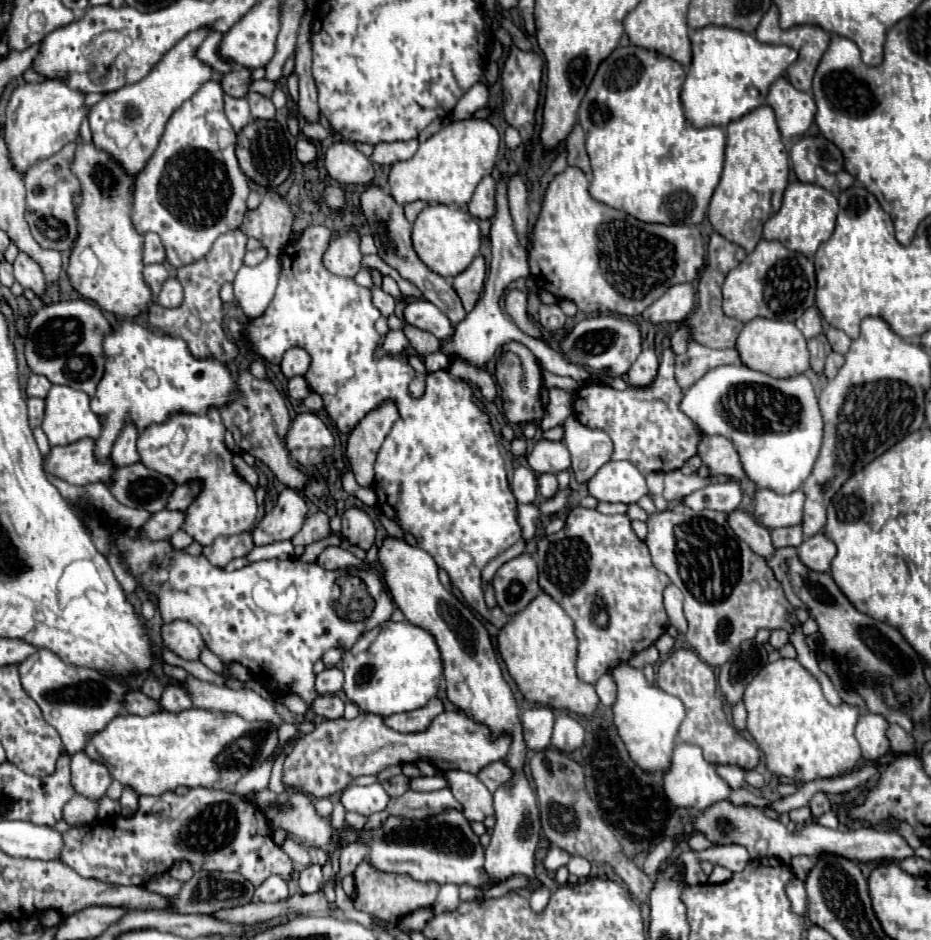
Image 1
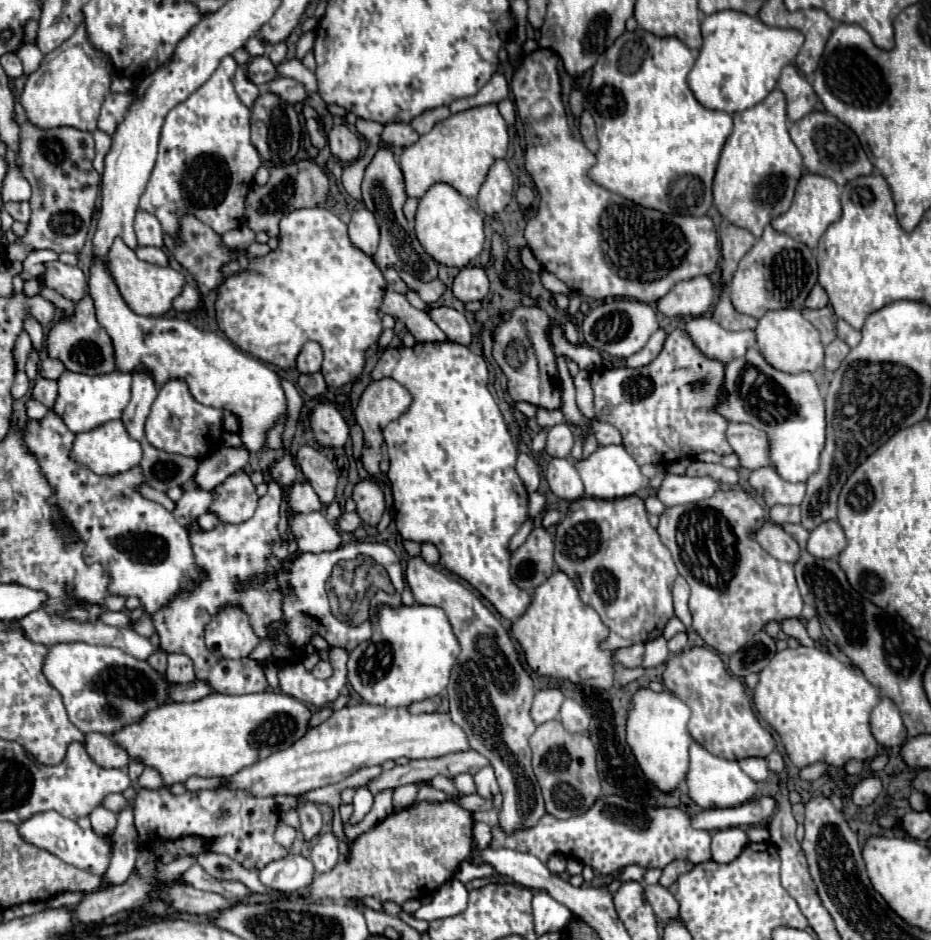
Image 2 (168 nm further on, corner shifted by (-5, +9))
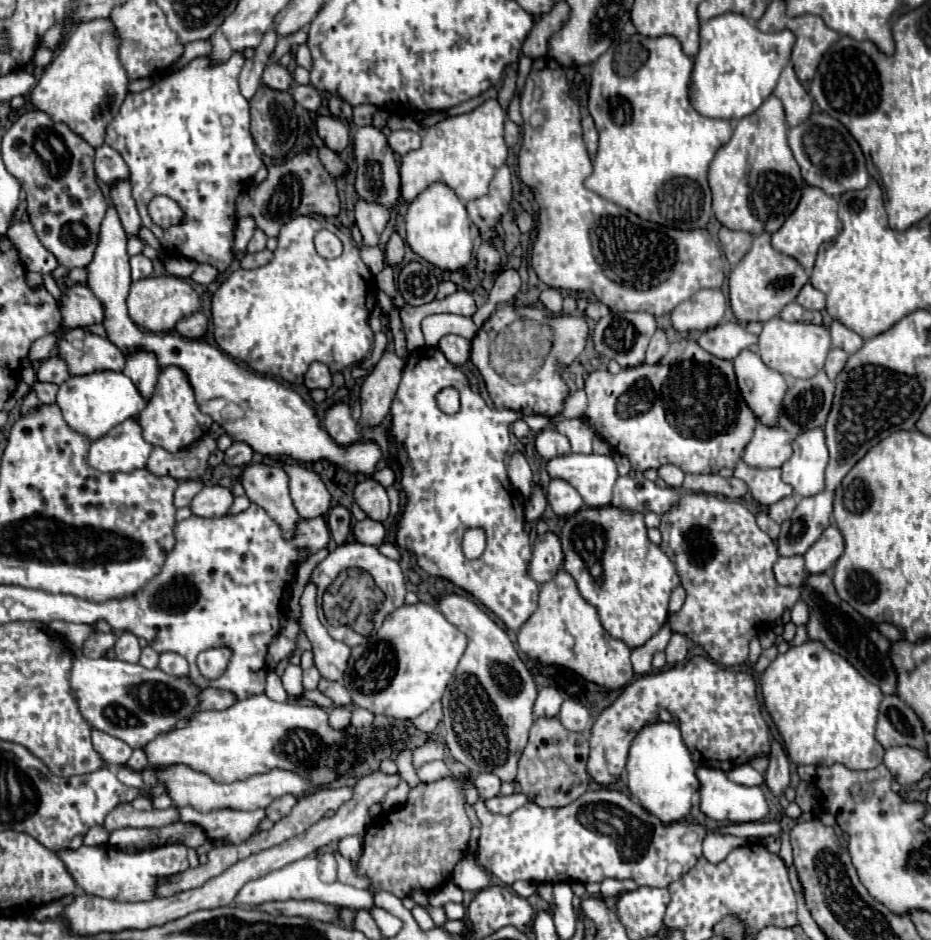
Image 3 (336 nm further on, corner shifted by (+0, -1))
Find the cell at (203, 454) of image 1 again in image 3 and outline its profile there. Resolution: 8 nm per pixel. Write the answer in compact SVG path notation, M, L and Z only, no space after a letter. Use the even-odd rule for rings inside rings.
M178 366L162 368L156 390L154 390L152 398L148 400L148 406L140 412L138 422L142 424L144 436L146 436L146 440L150 440L150 444L162 446L170 452L178 452L178 450L190 446L194 440L202 438L212 426L212 418L208 414L200 412L196 398L194 398L194 390L188 382L188 376Z

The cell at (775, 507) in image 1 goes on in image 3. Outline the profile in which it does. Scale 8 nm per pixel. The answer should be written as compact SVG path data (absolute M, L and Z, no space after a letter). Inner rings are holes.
M738 460L734 476L748 484L754 500L758 500L762 506L772 506L774 502L792 494L792 488L780 478L780 468L750 468Z

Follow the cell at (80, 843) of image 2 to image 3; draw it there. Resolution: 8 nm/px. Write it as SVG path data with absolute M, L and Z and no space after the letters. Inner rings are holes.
M184 844L152 846L140 852L122 852L112 846L82 846L74 852L62 850L58 856L64 860L68 872L84 892L116 902L148 902L156 898L158 880L180 874L188 868Z

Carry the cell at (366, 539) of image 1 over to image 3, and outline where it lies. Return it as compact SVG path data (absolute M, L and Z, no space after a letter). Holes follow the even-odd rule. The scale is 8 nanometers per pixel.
M366 478L364 482L356 486L354 500L372 520L384 522L388 518L390 500L388 500L386 488L380 482L376 482L374 478Z

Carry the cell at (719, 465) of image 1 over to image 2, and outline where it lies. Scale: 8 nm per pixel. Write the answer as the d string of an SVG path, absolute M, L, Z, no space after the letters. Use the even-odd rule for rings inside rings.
M729 424L727 440L733 452L739 456L739 464L747 470L757 470L769 464L767 460L767 436L751 424Z

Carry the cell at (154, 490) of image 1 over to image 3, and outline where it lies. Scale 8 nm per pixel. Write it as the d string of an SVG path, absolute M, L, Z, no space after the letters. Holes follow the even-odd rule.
M208 434L178 452L168 452L168 450L156 446L146 468L150 472L154 472L156 476L168 474L178 480L200 478L208 472L208 468L210 468L208 458L214 450L216 450L216 440Z

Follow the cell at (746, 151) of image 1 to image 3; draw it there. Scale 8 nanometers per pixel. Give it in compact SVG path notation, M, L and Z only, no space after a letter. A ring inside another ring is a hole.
M770 94L762 106L738 120L734 136L724 144L708 170L712 210L720 224L750 234L776 232L798 206L804 180L788 146L788 126L782 102Z

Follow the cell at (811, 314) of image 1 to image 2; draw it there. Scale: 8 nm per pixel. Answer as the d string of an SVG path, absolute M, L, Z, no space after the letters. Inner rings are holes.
M815 284L813 286L813 290L811 290L811 294L807 296L807 302L805 302L805 308L823 308L823 306L827 306L827 294L825 294L825 290L819 286L819 284Z

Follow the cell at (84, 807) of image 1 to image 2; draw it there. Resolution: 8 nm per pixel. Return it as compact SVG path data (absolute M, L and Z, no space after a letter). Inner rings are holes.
M107 794L107 798L103 798L101 806L105 806L107 810L117 814L117 812L121 812L127 806L127 800L121 794Z

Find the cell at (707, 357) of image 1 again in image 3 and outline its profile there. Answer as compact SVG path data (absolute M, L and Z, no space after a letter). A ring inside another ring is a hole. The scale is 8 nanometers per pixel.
M724 322L716 328L710 328L706 330L700 338L698 338L698 344L718 356L718 358L724 358L724 360L734 360L740 350L756 344L758 338L750 332L744 330L744 326L736 324L736 322Z

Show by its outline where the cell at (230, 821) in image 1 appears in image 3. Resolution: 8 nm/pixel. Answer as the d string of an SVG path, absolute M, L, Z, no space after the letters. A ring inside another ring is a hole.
M180 808L180 820L198 824L204 828L206 836L210 840L226 840L228 844L240 844L252 834L256 834L258 824L266 818L266 812L252 810L252 812L242 812L242 810L212 810L208 814L202 814L194 808Z

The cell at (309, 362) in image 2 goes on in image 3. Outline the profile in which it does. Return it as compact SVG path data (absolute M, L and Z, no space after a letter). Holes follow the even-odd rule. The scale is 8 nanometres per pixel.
M314 362L308 368L306 376L304 376L304 384L310 390L316 390L316 388L326 390L326 388L330 388L332 386L332 374L330 374L328 366L326 364L320 364L320 362Z

